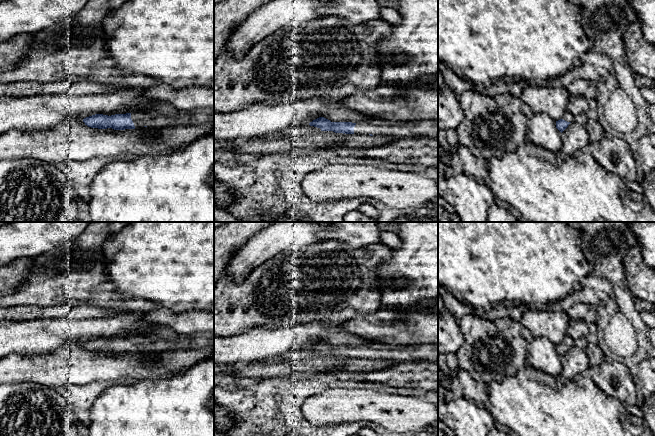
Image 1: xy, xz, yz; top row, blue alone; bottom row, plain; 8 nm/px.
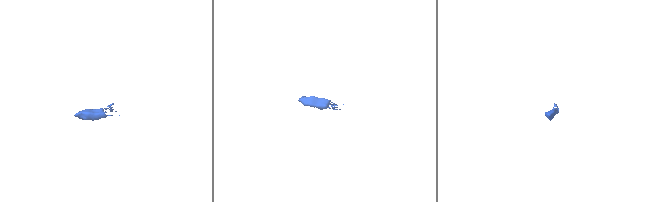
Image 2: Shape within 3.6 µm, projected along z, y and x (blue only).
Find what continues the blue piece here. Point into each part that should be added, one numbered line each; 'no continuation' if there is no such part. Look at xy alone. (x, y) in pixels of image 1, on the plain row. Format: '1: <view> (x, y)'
1: xy (162, 338)

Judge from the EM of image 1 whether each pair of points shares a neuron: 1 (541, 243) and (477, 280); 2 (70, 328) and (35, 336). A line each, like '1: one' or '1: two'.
1: one
2: one

